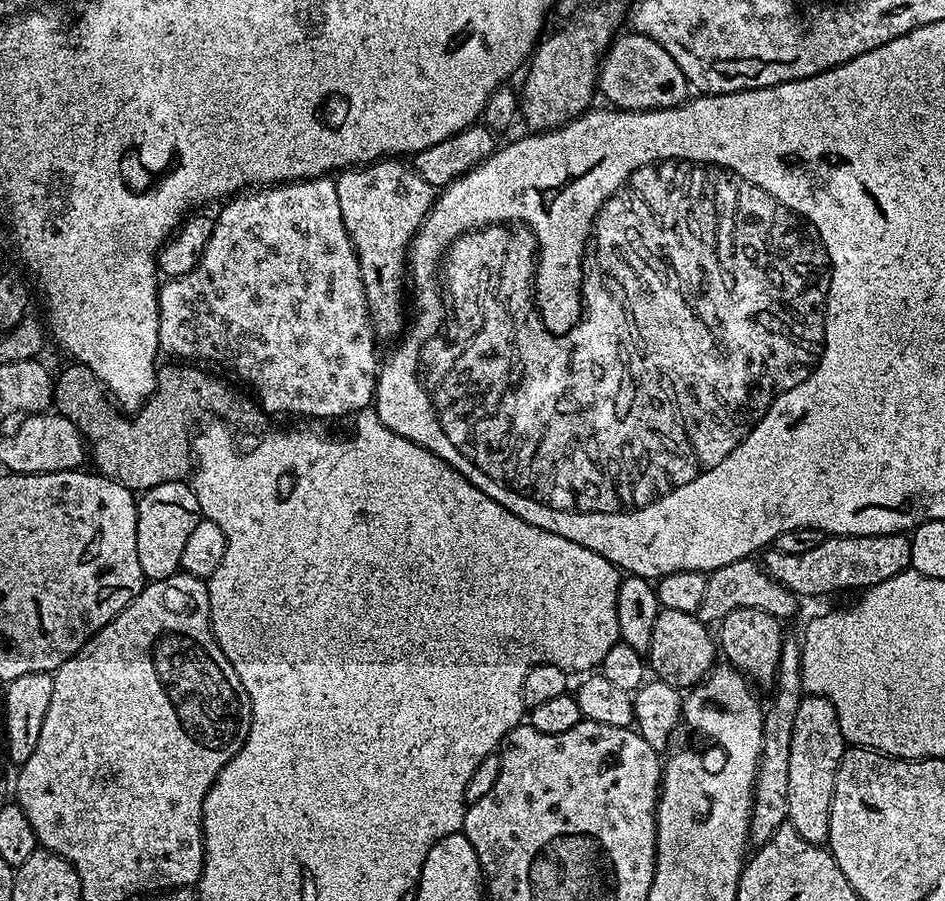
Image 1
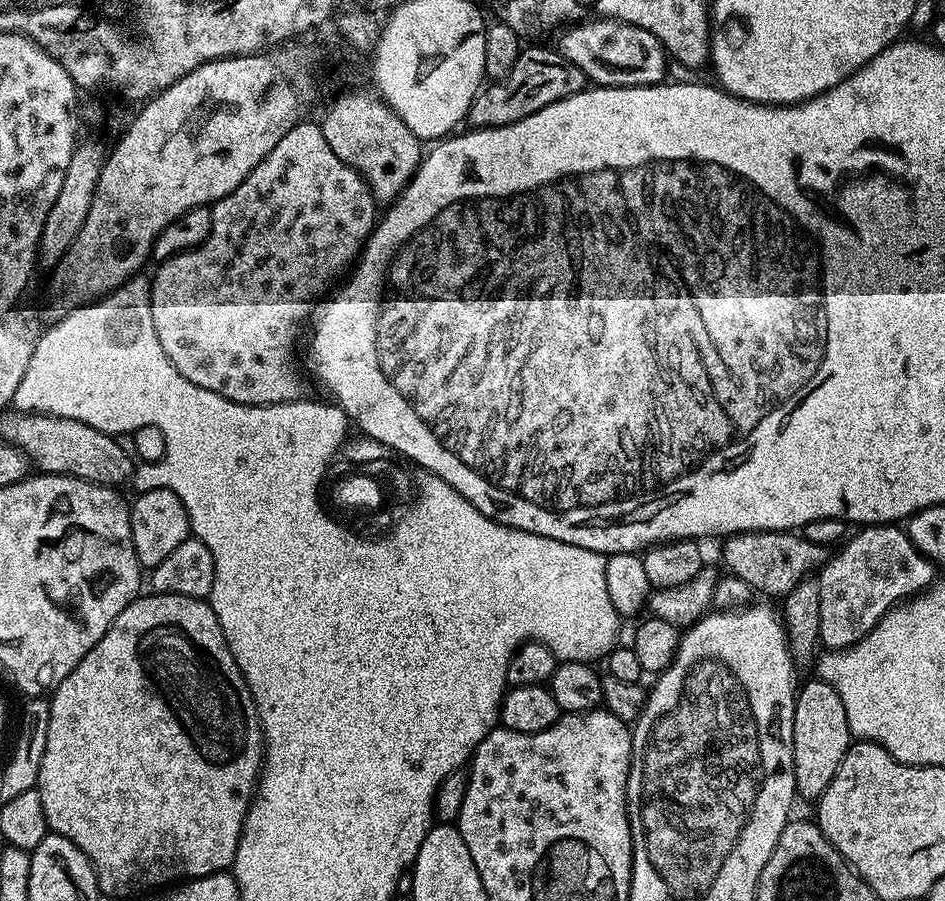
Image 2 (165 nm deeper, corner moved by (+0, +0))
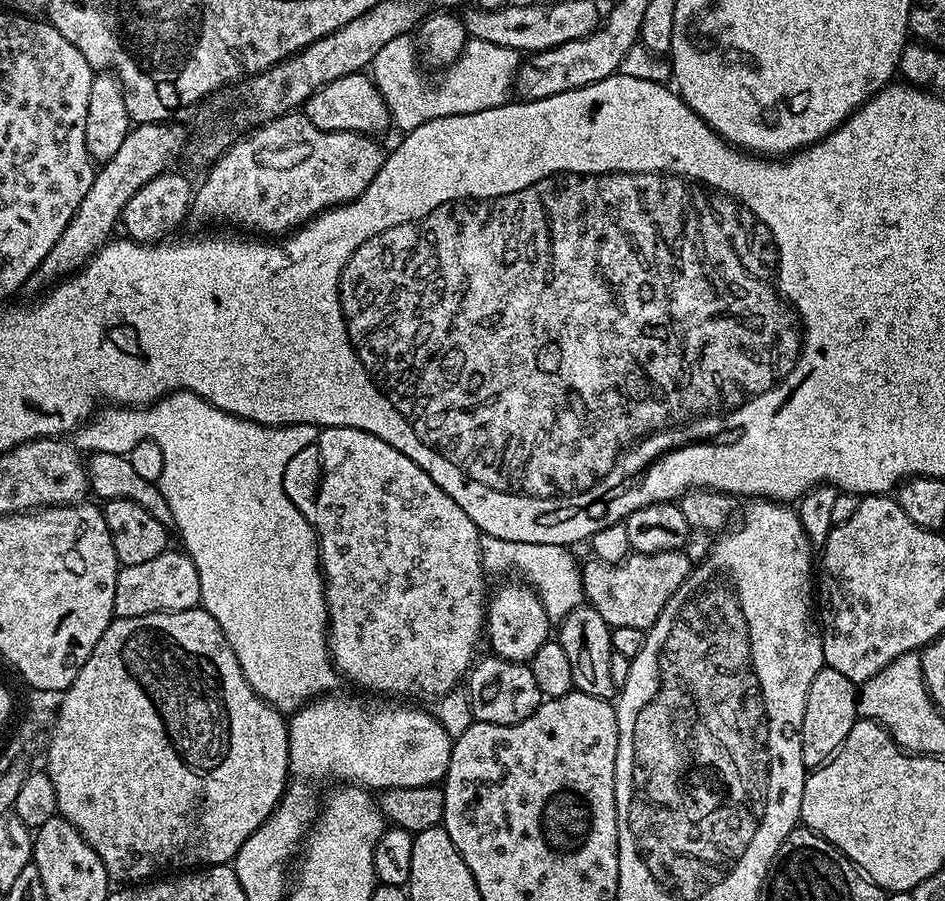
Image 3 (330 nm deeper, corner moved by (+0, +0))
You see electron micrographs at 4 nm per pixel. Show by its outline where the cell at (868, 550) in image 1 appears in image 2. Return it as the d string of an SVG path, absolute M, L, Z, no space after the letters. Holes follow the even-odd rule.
M736 532L723 541L724 564L731 575L742 578L753 593L765 592L768 596L784 597L802 579L824 567L830 552L823 544L812 544L803 534L787 532Z

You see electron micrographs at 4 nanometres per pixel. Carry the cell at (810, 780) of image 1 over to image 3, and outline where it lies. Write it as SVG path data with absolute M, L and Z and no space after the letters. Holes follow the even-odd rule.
M830 667L820 669L814 682L810 682L810 694L806 694L806 710L802 714L802 762L805 769L820 768L836 755L846 734L855 726L858 719L858 685L838 674Z

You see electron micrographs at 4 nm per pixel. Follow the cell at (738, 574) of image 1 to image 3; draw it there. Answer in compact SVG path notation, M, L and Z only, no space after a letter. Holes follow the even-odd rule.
M684 550L679 552L655 552L642 554L632 552L618 564L605 564L592 558L582 568L584 578L584 599L611 629L634 626L645 630L652 624L670 602L670 598L686 582L692 573L694 563Z

